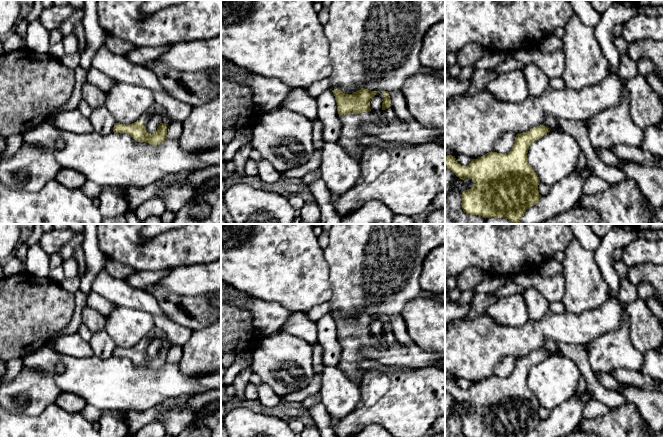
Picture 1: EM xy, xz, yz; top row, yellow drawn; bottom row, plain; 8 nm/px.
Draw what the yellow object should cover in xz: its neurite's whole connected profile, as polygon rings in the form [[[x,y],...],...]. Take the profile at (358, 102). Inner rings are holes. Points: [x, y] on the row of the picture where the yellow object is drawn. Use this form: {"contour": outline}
{"contour": [[[361,88],[352,94],[339,89],[332,90],[342,130],[338,144],[358,161],[366,146],[360,141],[369,135],[360,130],[362,123],[385,125],[392,123],[397,115],[391,106],[389,93]]]}

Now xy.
{"contour": [[[155,103],[134,123],[115,123],[114,133],[129,134],[137,142],[157,146],[167,139],[167,127],[172,120],[162,105]]]}

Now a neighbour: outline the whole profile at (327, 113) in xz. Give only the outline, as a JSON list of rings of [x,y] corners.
[[[331,90],[323,92],[317,98],[317,116],[323,125],[324,142],[338,143],[342,125],[337,111],[335,96]]]

